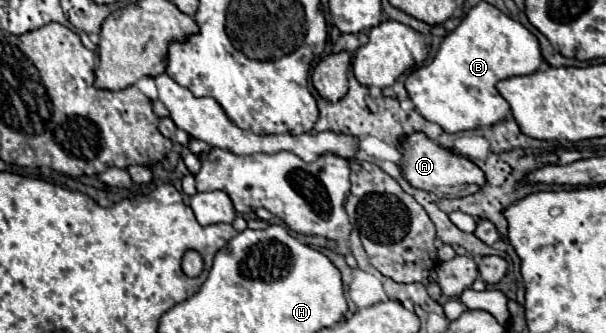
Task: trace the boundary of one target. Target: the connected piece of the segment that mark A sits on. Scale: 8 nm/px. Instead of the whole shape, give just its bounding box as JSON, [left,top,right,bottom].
[400,132,486,198]

